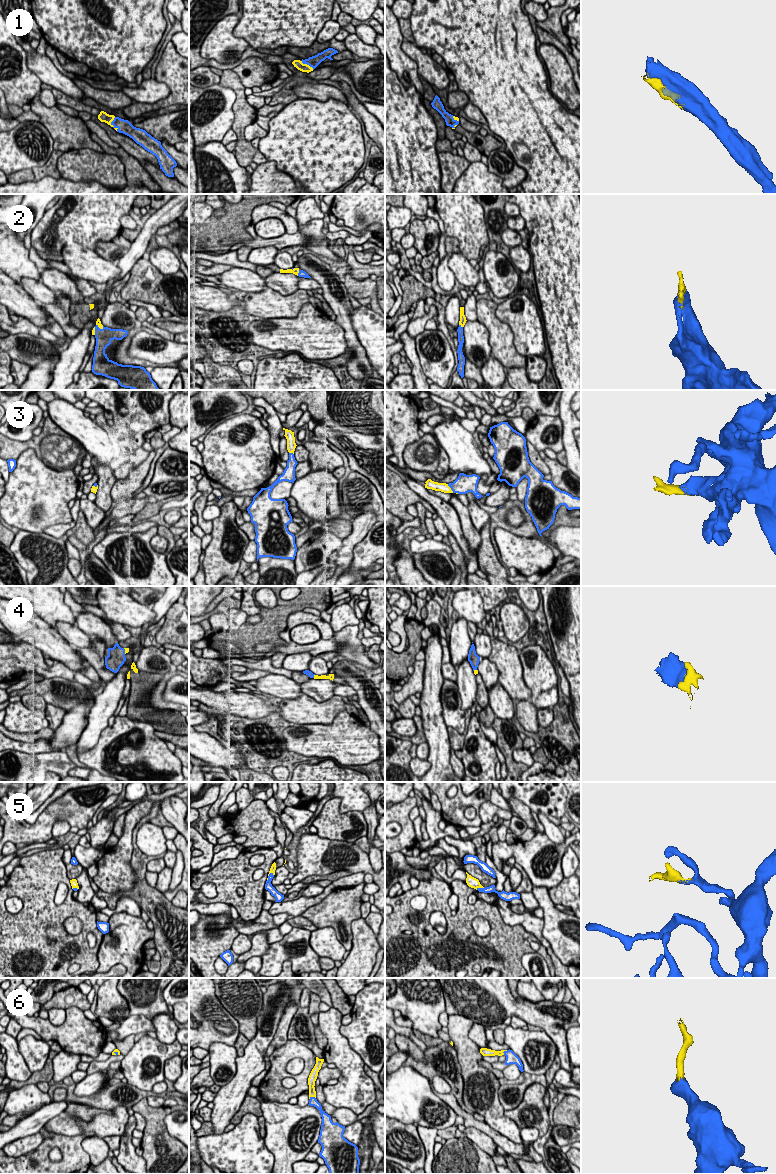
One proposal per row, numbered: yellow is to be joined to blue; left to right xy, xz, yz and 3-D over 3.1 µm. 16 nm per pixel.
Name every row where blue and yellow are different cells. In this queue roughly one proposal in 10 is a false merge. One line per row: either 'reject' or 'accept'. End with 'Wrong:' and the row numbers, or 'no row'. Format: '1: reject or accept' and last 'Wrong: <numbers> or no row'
1: accept
2: accept
3: accept
4: accept
5: accept
6: accept
Wrong: no row

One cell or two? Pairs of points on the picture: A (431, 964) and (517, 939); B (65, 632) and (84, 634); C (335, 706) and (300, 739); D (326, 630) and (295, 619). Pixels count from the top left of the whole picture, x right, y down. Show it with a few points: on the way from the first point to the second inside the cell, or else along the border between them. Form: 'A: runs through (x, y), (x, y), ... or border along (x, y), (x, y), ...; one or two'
A: runs through (452, 951), (496, 949); one
B: runs through (70, 633), (79, 634); one
C: border along (337, 713), (329, 724), (292, 724); two
D: runs through (318, 622), (314, 619), (303, 619); one

